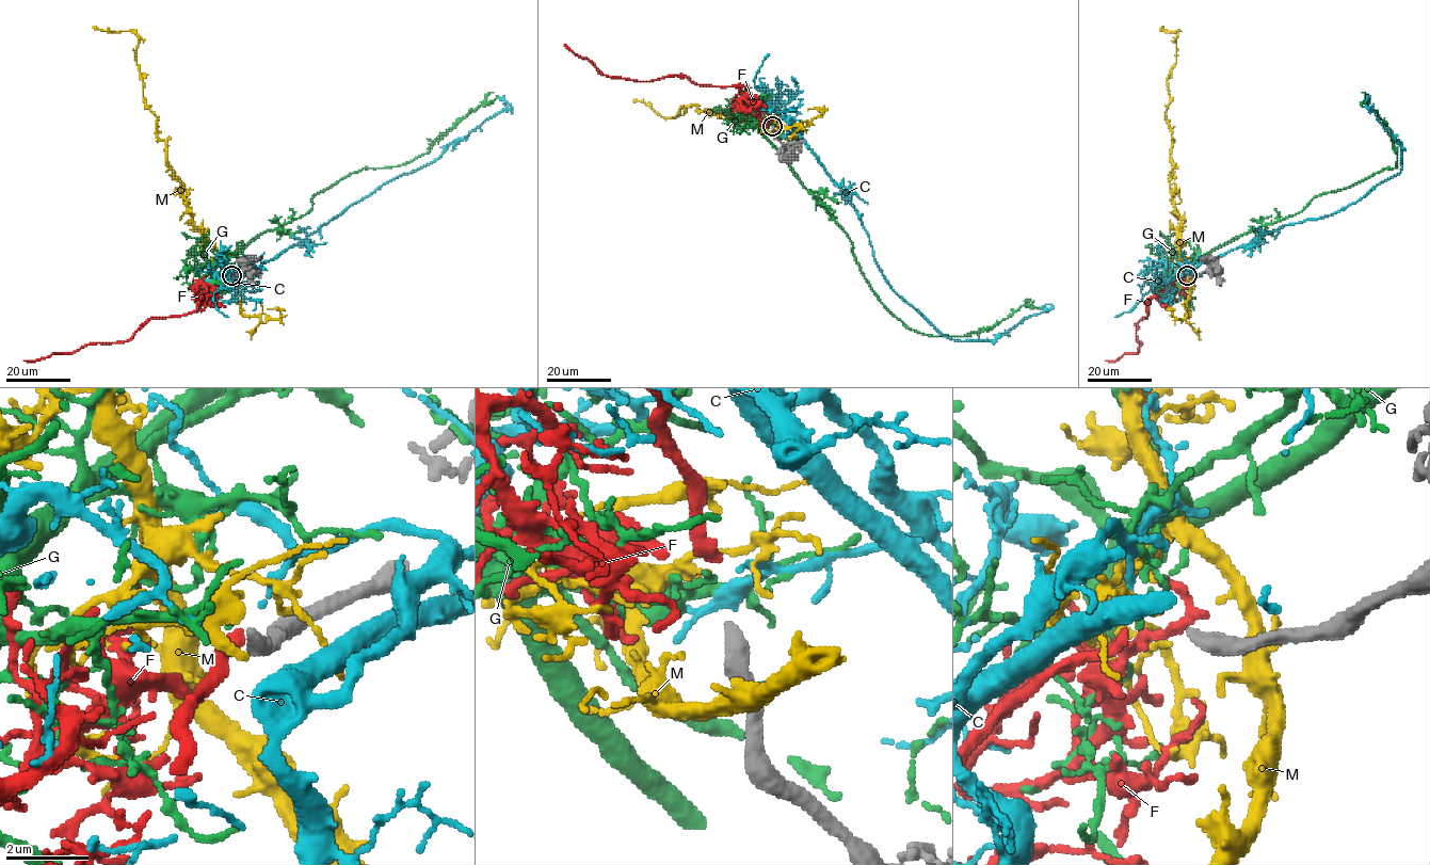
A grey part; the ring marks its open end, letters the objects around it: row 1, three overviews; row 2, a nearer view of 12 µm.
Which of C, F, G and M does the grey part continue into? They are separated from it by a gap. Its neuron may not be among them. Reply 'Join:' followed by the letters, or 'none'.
Join: F

